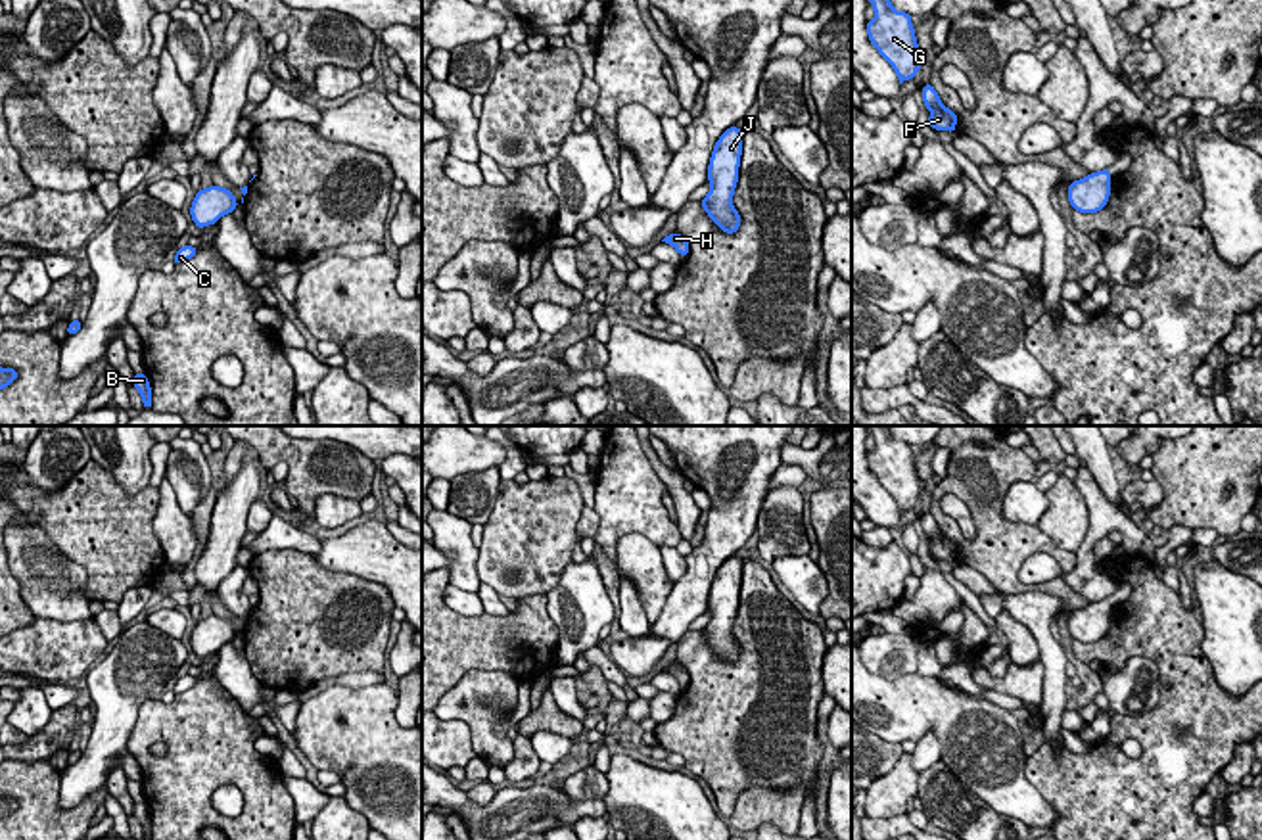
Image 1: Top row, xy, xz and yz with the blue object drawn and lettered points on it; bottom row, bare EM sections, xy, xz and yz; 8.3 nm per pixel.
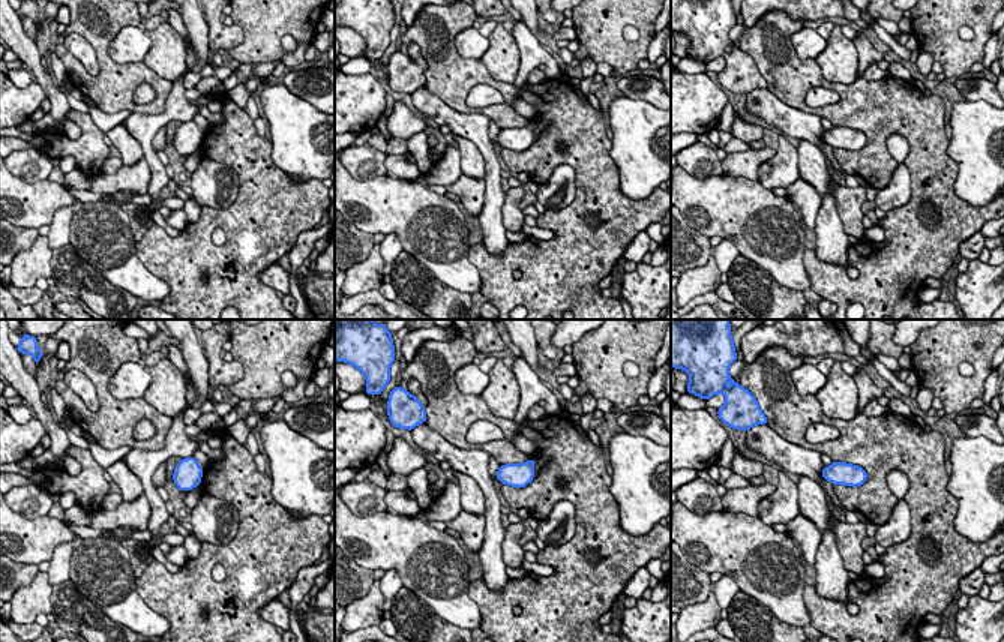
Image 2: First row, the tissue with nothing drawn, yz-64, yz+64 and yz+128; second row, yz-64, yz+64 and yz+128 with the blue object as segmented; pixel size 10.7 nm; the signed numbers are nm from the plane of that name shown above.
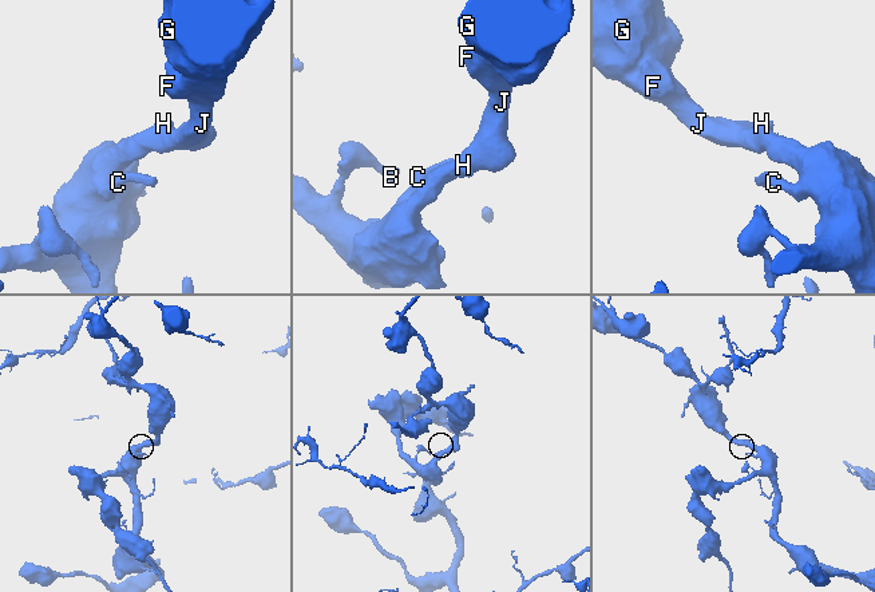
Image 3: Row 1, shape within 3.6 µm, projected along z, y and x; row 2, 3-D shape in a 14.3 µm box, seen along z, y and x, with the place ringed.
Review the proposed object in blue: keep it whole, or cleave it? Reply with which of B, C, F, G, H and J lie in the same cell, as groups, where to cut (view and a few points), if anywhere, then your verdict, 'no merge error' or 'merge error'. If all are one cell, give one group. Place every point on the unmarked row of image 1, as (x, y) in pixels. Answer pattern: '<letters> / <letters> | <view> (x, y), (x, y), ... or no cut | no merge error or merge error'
B C F G H J | no cut | no merge error

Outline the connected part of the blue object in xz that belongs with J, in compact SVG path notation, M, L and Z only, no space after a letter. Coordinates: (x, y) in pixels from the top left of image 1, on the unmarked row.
M731 556L715 572L708 595L712 619L702 629L704 641L727 664L736 662L740 656L740 644L733 637L733 623L738 612L742 566L740 558Z

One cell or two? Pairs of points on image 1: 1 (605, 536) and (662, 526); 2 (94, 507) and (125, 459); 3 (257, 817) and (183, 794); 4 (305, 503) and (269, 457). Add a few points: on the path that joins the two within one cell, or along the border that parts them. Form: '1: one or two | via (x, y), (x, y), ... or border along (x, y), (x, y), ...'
1: one | via (618, 524), (649, 524)
2: two | border along (91, 459), (131, 495), (148, 486)
3: one | via (256, 794), (236, 775), (206, 775)
4: one | via (305, 488), (305, 476), (284, 457)

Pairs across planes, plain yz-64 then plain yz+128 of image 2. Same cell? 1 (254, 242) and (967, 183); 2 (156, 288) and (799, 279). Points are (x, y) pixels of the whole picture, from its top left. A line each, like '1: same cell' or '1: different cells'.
1: different cells
2: same cell

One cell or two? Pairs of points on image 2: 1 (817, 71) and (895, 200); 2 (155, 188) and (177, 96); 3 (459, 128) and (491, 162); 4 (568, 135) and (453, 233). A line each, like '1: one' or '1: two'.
1: two
2: one
3: one
4: two

